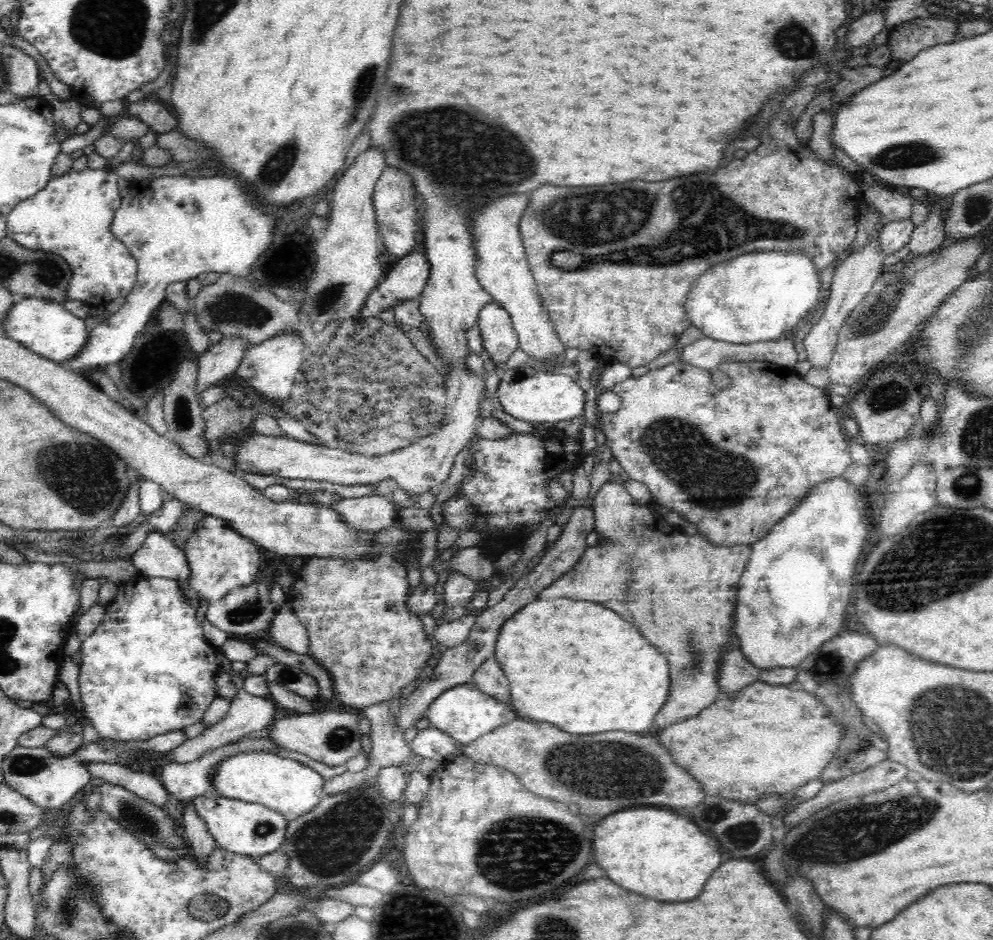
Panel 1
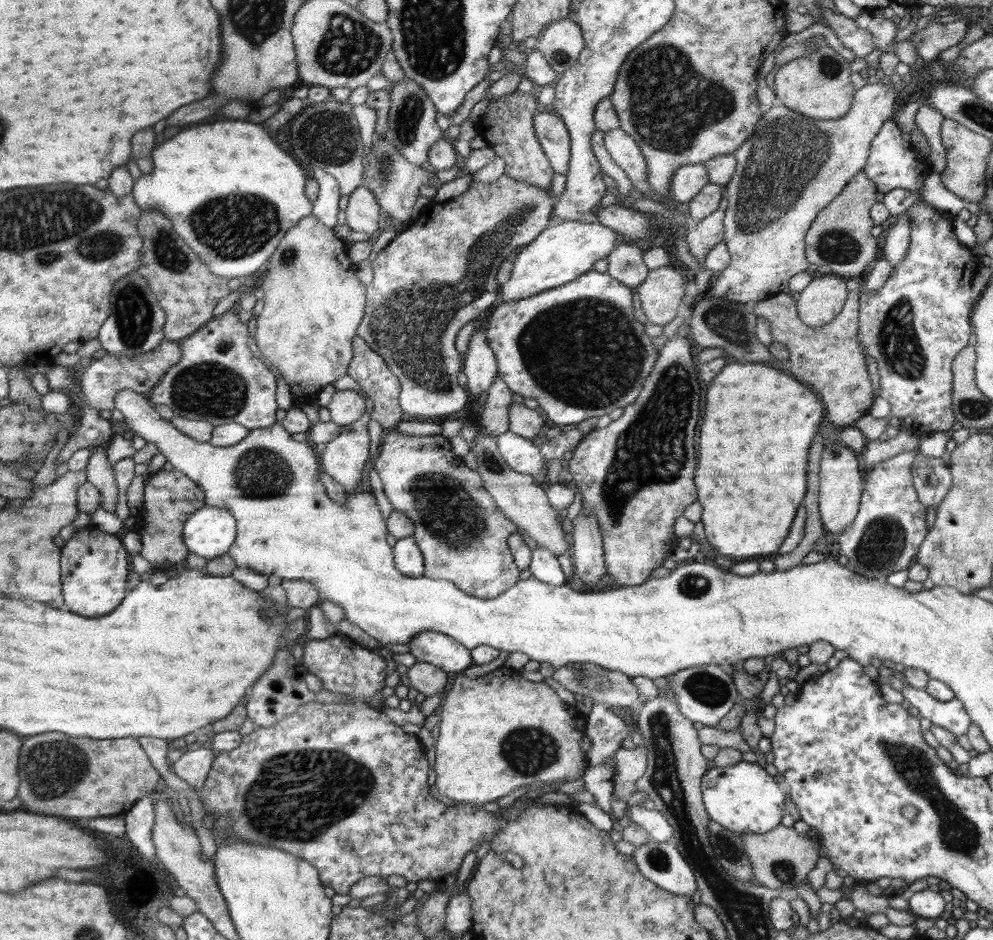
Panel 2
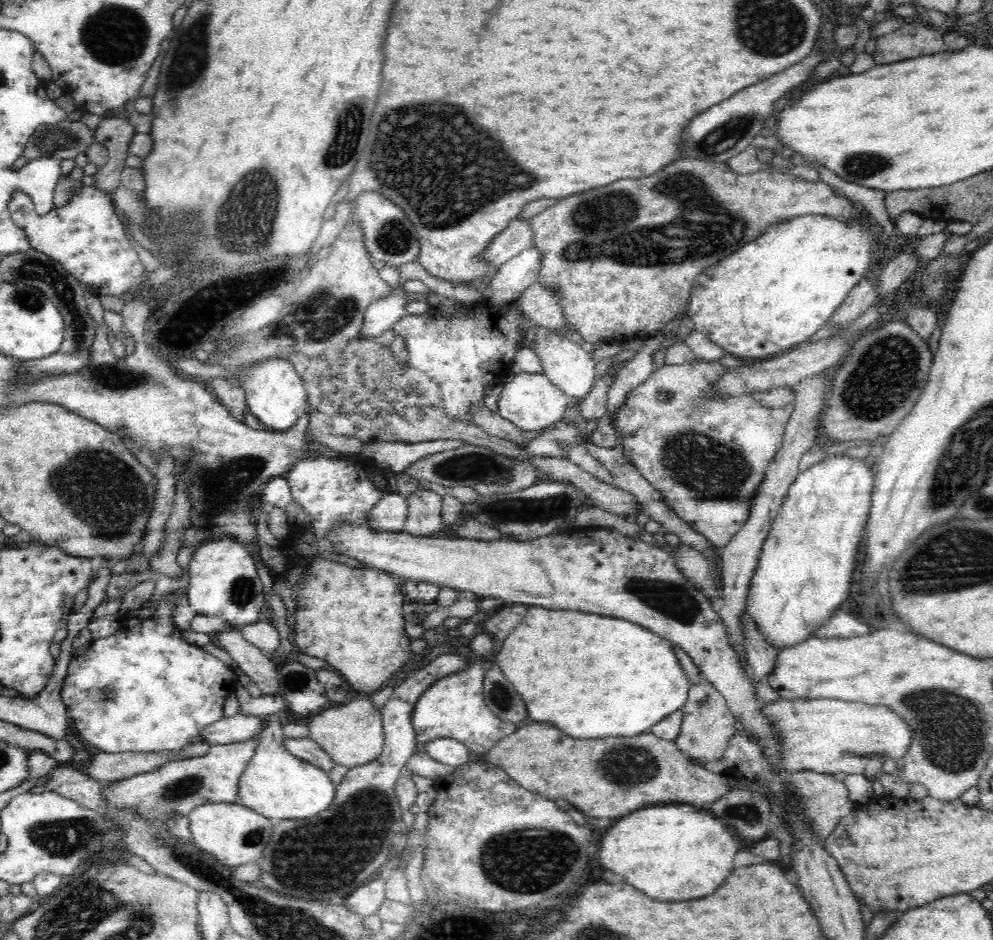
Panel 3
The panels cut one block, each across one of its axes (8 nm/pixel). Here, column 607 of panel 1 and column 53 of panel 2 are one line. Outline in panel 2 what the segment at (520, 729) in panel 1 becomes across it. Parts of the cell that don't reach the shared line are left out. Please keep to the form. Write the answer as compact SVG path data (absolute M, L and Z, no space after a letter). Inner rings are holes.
M60 732L28 736L20 748L18 764L20 788L18 798L36 814L64 816L64 818L96 818L96 816L124 816L130 807L146 794L155 794L161 786L160 774L153 768L145 751L134 737L125 739L74 738Z

